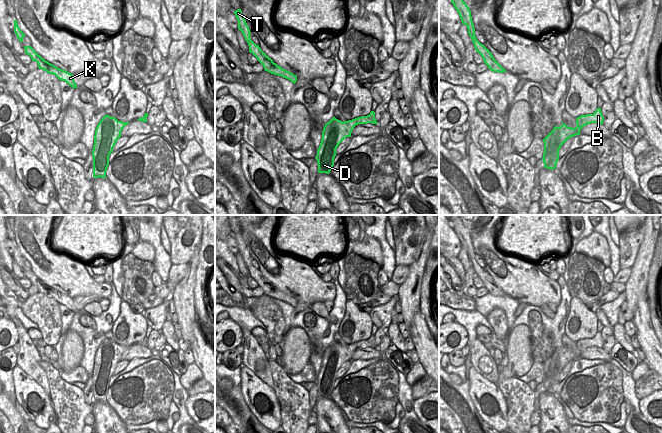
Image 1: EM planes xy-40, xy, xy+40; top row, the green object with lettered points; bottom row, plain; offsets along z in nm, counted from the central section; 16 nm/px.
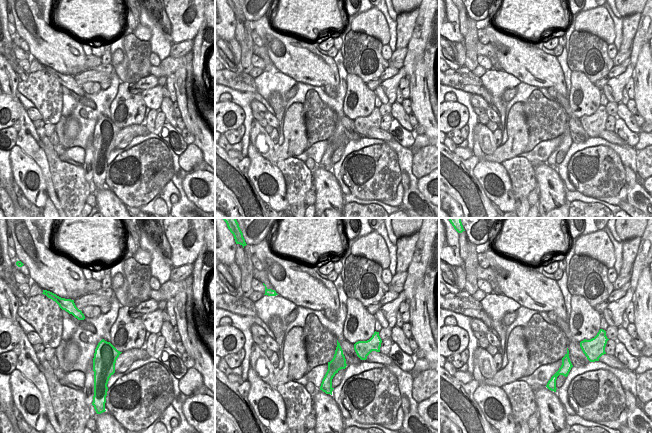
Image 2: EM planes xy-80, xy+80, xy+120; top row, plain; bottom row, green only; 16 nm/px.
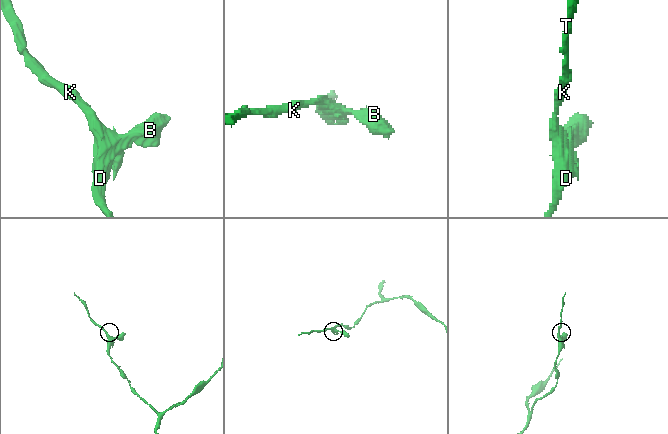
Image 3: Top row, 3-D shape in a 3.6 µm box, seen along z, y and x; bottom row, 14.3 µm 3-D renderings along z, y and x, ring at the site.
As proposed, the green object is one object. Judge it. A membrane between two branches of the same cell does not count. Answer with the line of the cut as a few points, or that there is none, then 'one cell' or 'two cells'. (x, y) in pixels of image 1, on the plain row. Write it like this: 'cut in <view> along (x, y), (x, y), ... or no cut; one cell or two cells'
no cut; one cell

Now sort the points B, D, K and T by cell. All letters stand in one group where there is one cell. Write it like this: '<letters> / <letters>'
B D K T

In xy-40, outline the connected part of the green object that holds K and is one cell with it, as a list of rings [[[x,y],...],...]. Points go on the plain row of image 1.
[[[24,270],[25,278],[29,279],[32,285],[38,288],[38,292],[49,298],[55,299],[59,304],[65,305],[72,312],[77,312],[73,298],[62,294],[55,289],[44,284],[31,270]]]

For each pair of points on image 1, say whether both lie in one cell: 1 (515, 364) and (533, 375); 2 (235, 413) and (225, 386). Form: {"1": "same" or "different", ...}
{"1": "different", "2": "same"}

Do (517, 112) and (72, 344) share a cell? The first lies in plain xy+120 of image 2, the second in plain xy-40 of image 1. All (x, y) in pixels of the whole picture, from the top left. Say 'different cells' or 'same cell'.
same cell

